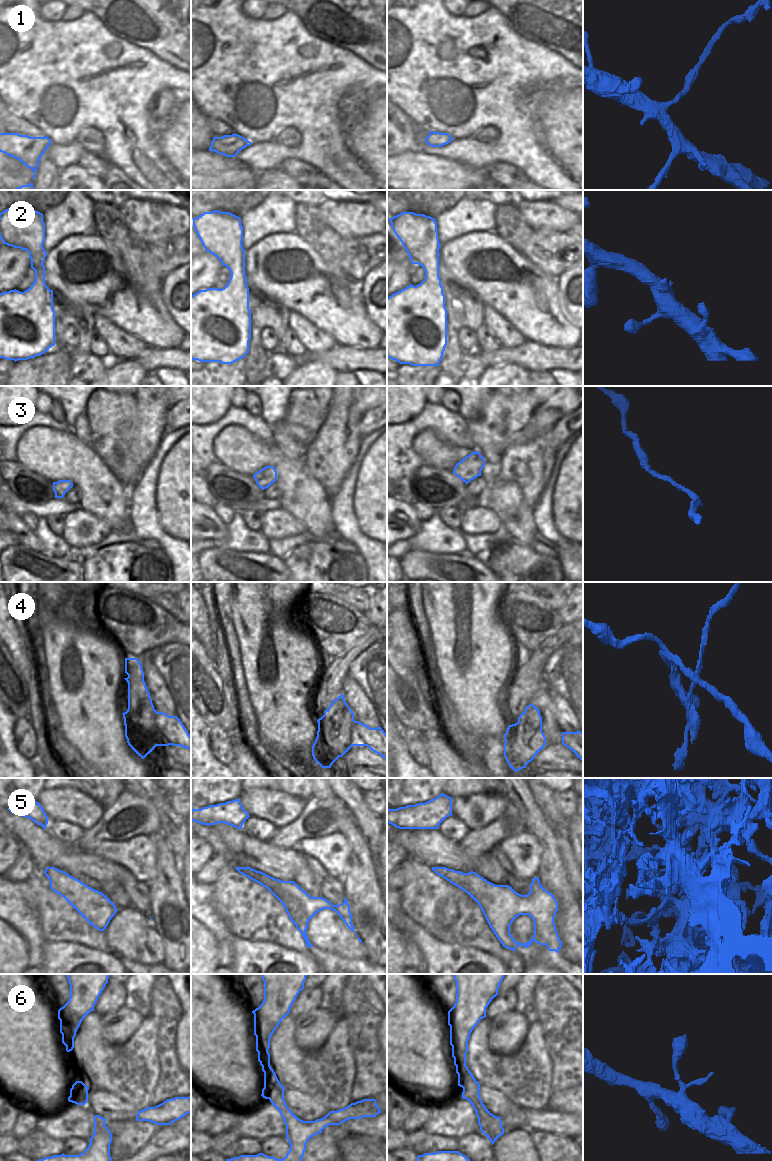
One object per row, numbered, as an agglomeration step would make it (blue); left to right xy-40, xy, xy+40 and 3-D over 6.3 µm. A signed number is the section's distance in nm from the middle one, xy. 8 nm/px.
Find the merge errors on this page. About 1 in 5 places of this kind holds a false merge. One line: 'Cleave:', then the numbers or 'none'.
Cleave: 1, 4, 5

